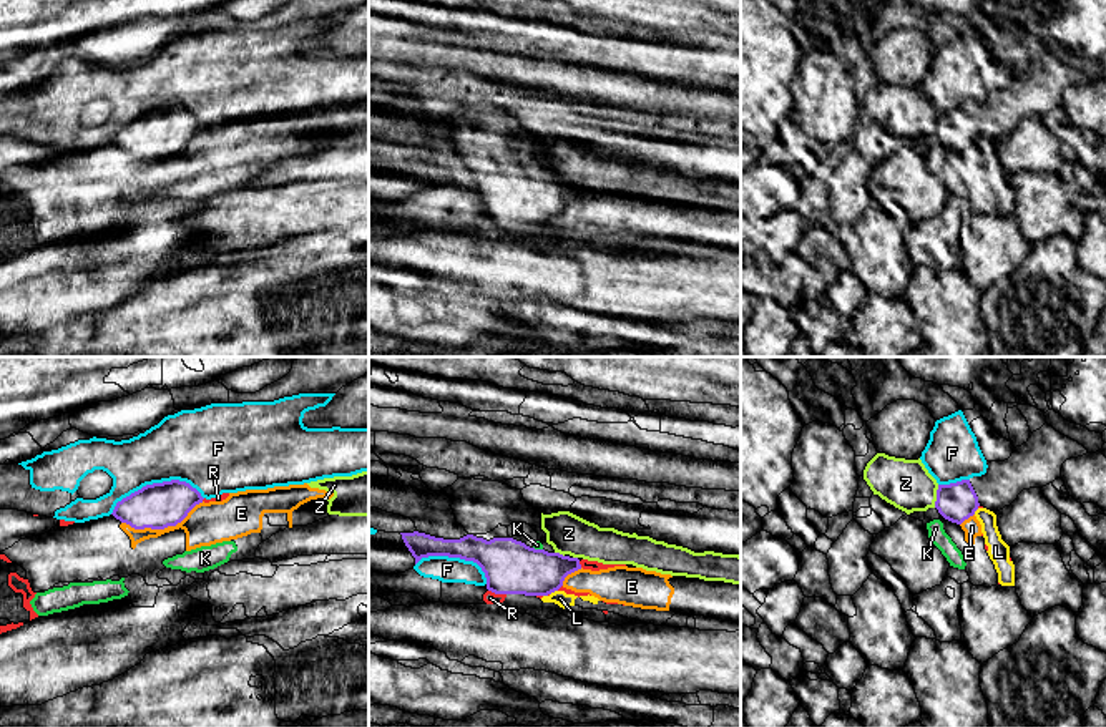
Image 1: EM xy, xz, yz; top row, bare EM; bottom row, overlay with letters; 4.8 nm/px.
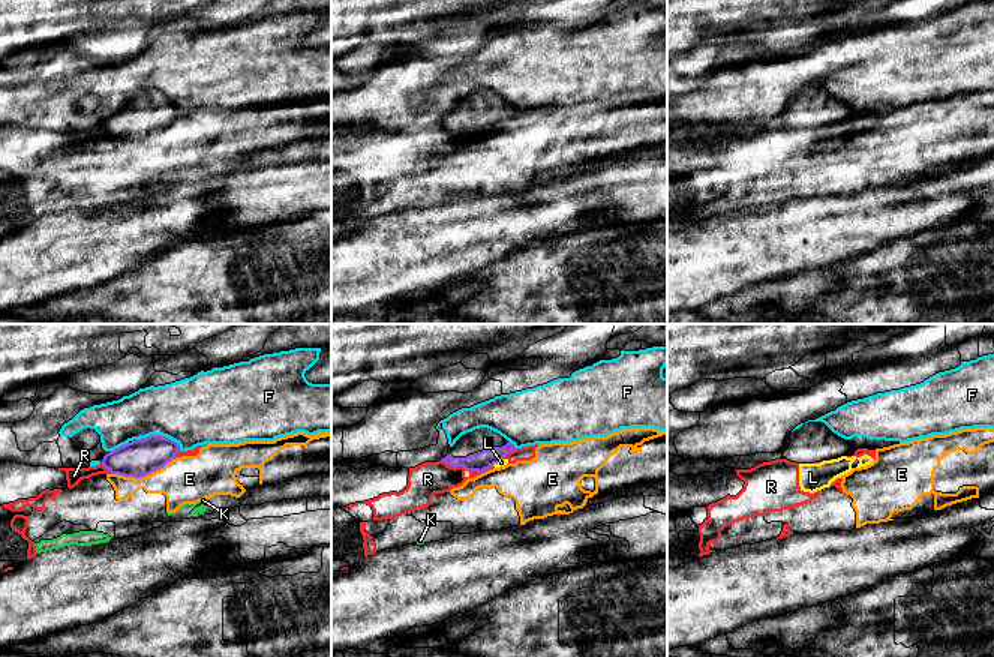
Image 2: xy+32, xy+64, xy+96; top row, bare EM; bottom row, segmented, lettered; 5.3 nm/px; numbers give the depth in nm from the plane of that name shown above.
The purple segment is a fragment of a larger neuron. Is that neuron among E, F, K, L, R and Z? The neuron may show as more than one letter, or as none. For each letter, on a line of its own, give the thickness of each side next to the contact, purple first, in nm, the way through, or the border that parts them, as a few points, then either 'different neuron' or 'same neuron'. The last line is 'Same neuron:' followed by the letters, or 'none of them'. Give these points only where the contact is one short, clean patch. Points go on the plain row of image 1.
E: 220 nm thick on the purple side, 200 nm on the other; border along xy (203, 130), (180, 150), (163, 156), (132, 156), (122, 151); different neuron
F: 220 nm thick on the purple side, 340 nm on the other; different neuron
K: 260 nm thick on the purple side, 50 nm on the other; border along xz (533, 175), (542, 178); different neuron
L: 260 nm thick on the purple side, 70 nm on the other; border along xz (557, 218), (550, 223); different neuron
R: 260 nm thick on the purple side, 60 nm on the other; different neuron
Z: 190 nm thick on the purple side, 240 nm on the other; border along yz (939, 113), (934, 135); different neuron
Same neuron: none of them

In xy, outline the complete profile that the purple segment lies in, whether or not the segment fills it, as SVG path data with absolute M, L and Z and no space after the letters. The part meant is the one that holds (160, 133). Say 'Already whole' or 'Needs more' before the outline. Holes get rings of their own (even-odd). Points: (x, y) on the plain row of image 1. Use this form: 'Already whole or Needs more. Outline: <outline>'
Already whole. Outline: M171 108L131 121L116 131L111 143L135 158L164 158L181 151L203 128L189 111Z

